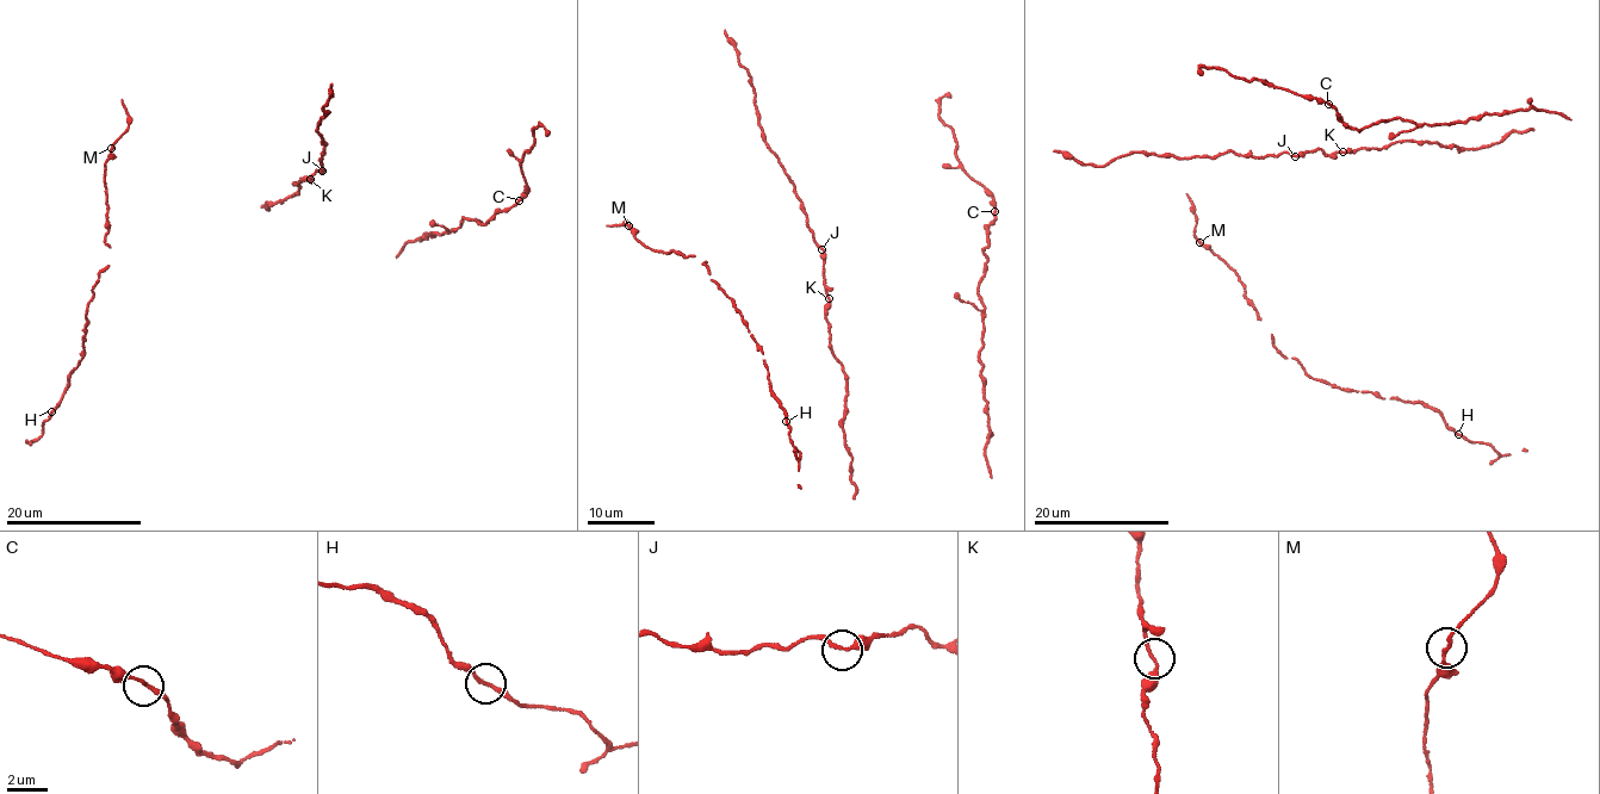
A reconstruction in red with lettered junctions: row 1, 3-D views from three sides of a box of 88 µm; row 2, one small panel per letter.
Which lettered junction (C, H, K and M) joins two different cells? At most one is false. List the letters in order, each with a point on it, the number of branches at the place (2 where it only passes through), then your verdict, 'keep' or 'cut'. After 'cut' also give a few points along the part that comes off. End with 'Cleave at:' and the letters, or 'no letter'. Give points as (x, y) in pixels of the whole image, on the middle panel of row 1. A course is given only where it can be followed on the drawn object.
C: place (994, 211); branches 2; keep
H: place (786, 421); branches 2; keep
K: place (829, 298); branches 2; keep
M: place (628, 225); branches 2; keep
Cleave at: no letter

